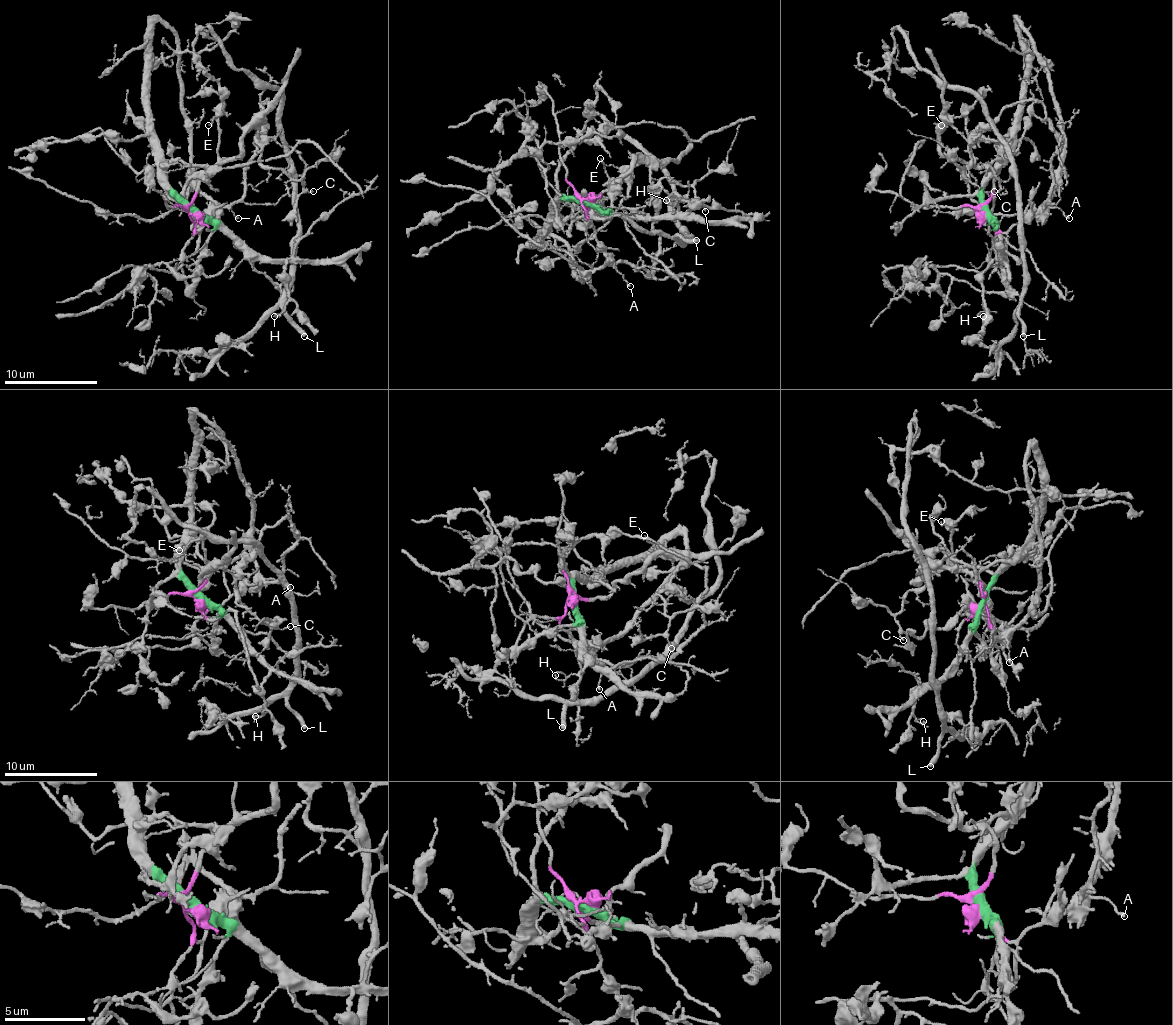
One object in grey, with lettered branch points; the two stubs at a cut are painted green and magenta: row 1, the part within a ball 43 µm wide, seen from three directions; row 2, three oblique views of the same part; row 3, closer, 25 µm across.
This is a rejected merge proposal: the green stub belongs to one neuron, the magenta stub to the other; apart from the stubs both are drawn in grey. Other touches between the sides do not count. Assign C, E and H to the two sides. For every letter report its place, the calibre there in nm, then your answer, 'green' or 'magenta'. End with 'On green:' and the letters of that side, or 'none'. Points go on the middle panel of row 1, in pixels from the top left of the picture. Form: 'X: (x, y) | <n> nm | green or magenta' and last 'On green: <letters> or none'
C: (705, 211) | 110 nm | magenta
E: (600, 158) | 90 nm | magenta
H: (666, 200) | 130 nm | green
On green: H

